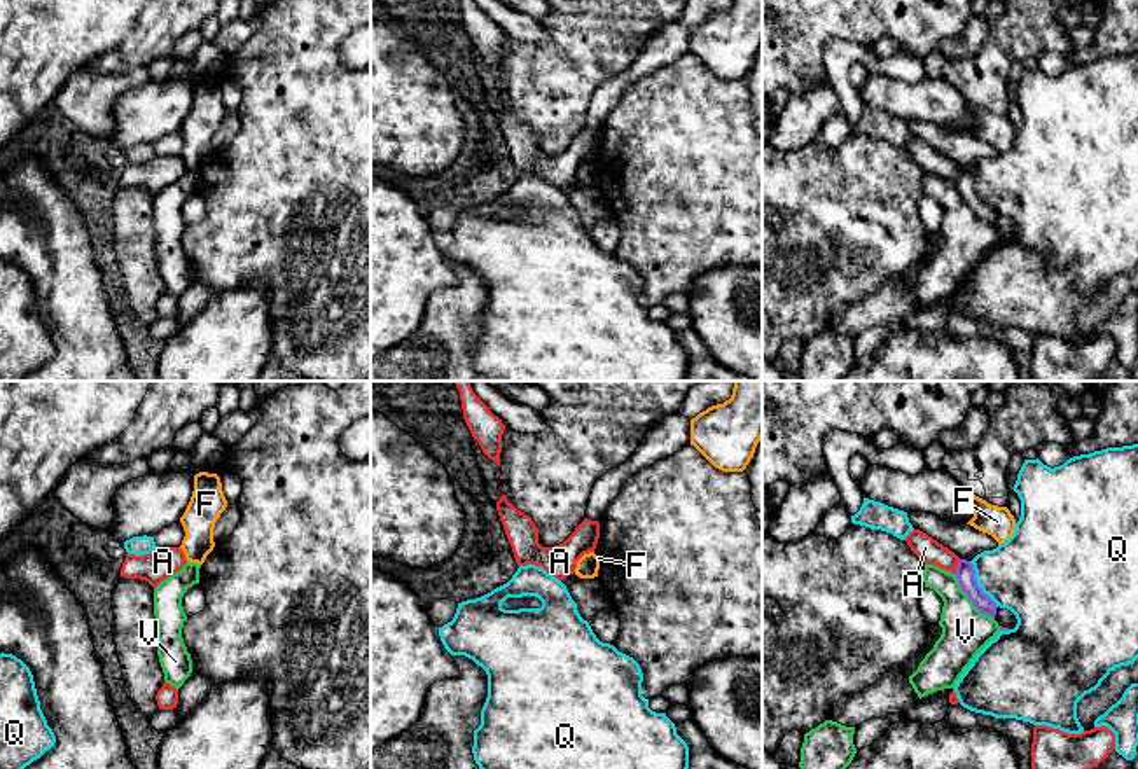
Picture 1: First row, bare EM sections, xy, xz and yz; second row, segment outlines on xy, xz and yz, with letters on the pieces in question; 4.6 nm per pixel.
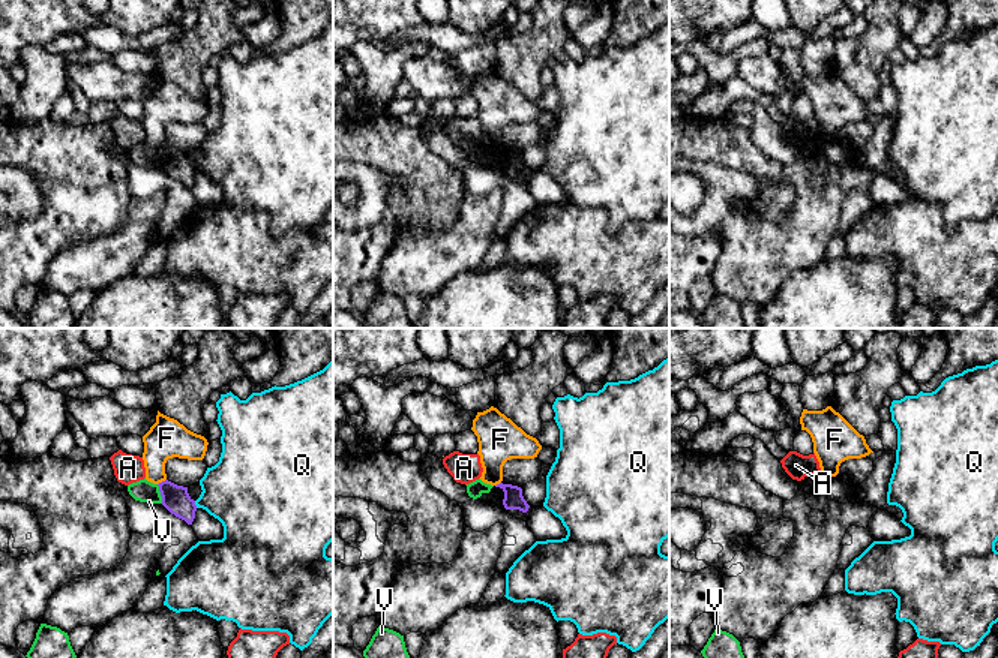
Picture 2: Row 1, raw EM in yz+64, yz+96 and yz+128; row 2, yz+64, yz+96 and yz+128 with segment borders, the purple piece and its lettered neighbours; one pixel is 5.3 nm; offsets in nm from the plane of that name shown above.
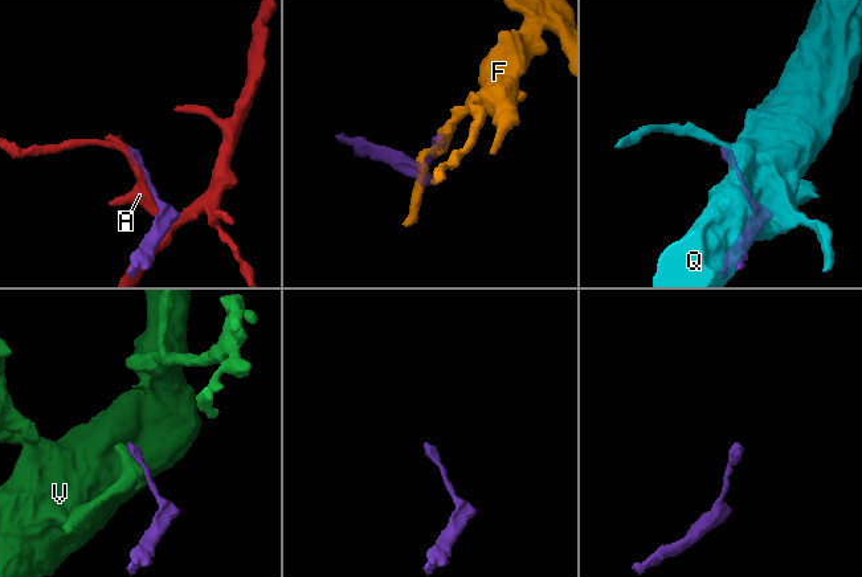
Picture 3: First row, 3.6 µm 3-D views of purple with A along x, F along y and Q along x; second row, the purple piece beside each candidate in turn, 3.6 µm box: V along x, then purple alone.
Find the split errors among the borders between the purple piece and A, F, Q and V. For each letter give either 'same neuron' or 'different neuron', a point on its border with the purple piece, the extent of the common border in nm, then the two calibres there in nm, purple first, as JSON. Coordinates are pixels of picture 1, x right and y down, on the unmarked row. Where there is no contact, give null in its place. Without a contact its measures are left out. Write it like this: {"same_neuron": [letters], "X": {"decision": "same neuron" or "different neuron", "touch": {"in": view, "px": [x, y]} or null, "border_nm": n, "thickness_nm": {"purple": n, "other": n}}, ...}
{"same_neuron": [], "A": {"decision": "different neuron", "touch": {"in": "yz", "px": [957, 175]}, "border_nm": 70, "thickness_nm": {"purple": 90, "other": 110}}, "F": {"decision": "different neuron", "touch": null}, "Q": {"decision": "different neuron", "touch": {"in": "yz", "px": [976, 193]}, "border_nm": 260, "thickness_nm": {"purple": 90, "other": 360}}, "V": {"decision": "different neuron", "touch": {"in": "yz", "px": [969, 207]}, "border_nm": 280, "thickness_nm": {"purple": 90, "other": 220}}}

